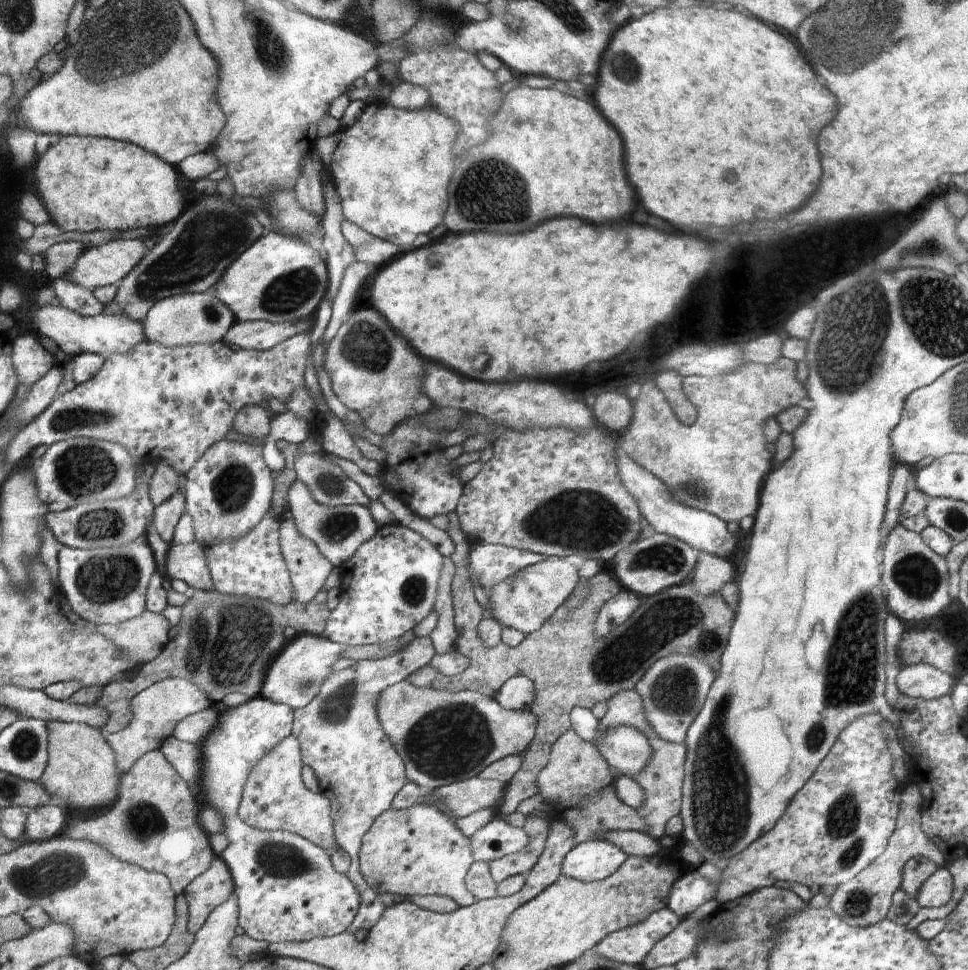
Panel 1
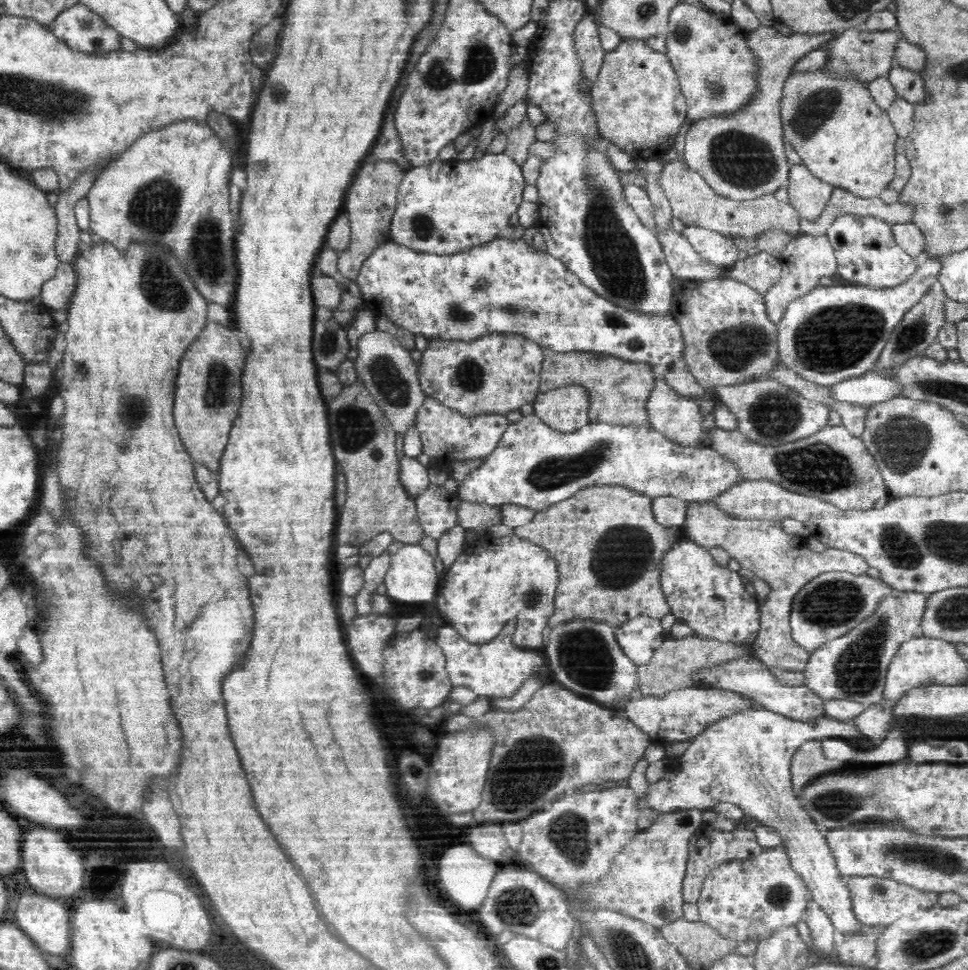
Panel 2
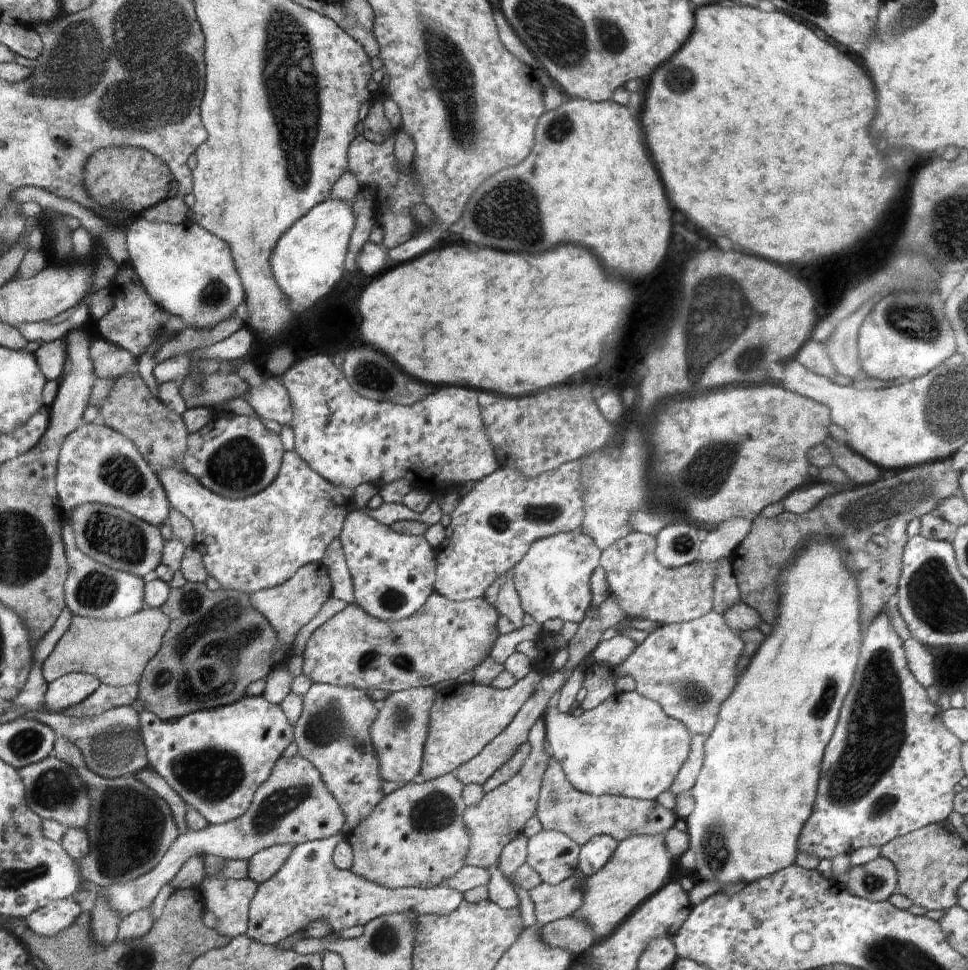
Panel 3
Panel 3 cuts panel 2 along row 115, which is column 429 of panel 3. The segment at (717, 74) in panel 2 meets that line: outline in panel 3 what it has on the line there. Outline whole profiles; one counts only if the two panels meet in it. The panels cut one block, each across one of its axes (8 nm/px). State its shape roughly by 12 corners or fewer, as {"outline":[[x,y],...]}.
{"outline":[[432,687],[393,692],[370,727],[382,780],[418,778]]}

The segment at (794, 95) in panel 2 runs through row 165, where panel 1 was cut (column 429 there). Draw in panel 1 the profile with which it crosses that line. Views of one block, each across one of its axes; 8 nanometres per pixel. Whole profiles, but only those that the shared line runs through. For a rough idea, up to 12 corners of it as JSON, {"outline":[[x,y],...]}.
{"outline":[[437,806],[390,807],[362,839],[378,894],[478,901],[472,841]]}

